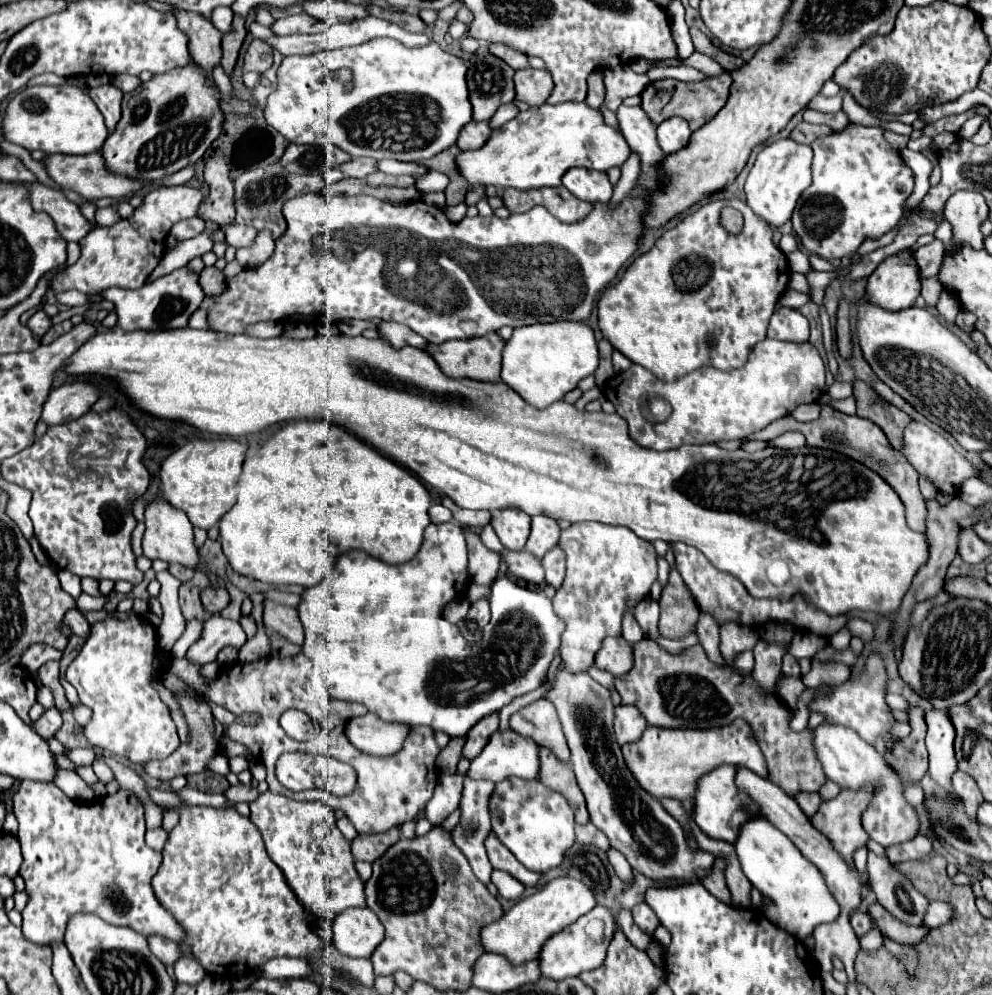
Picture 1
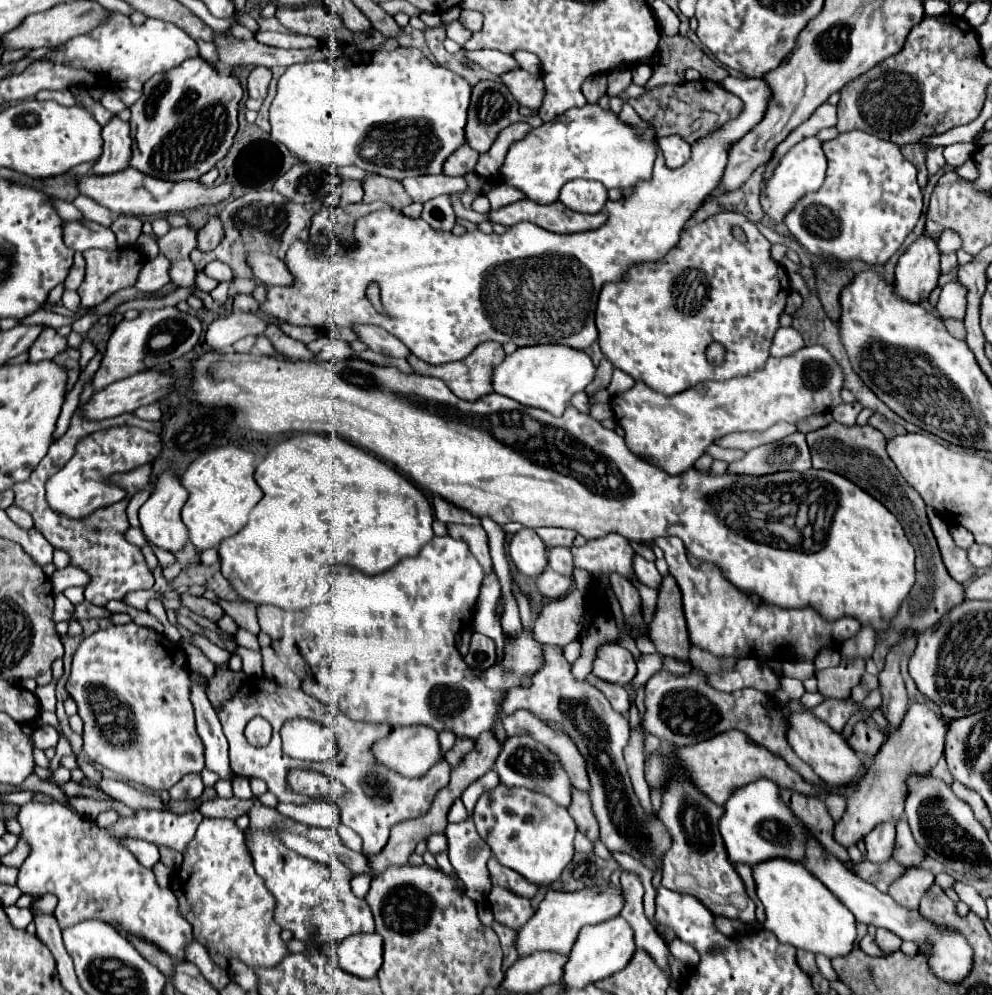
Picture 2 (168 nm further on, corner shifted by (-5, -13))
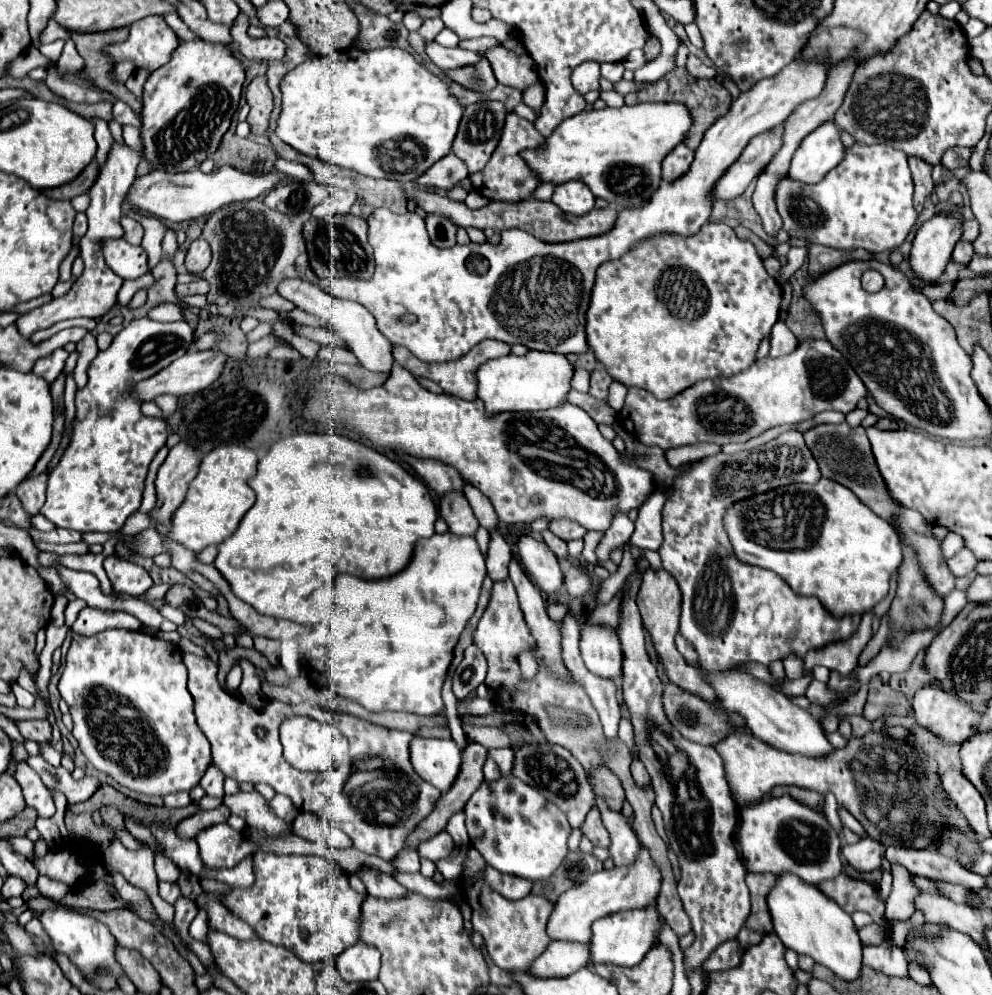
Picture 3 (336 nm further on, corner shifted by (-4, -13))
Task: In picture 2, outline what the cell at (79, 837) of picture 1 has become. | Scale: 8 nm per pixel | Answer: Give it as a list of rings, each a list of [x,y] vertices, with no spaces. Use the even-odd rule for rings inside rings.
[[[31,800],[19,808],[17,820],[21,824],[19,838],[31,848],[27,860],[19,868],[17,886],[23,894],[57,896],[59,902],[53,916],[61,930],[97,918],[117,932],[157,946],[179,962],[187,960],[185,948],[193,940],[193,934],[191,924],[177,912],[175,894],[157,884],[155,874],[139,864],[121,838],[141,838],[183,852],[203,820],[199,810],[175,814],[169,810],[141,808],[135,810],[133,816],[121,816],[109,828],[99,828],[93,820],[79,816],[63,804],[39,804]]]

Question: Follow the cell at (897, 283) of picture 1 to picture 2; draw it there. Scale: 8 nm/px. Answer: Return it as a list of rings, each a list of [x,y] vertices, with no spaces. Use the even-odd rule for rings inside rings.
[[[919,236],[895,266],[893,292],[911,304],[919,304],[923,296],[927,300],[937,286],[939,256],[937,242]]]

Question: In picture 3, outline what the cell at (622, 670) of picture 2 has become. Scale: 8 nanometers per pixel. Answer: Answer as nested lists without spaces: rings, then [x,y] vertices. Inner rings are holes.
[[[584,624],[580,630],[580,654],[592,674],[602,678],[622,676],[622,648],[614,630],[600,624]]]

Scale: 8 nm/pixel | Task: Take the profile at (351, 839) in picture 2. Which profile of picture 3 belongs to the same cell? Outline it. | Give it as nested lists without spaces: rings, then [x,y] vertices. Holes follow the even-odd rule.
[[[332,828],[330,834],[326,836],[326,846],[332,848],[332,850],[340,850],[340,848],[350,848],[352,842],[348,840],[348,836],[346,836],[342,830]]]

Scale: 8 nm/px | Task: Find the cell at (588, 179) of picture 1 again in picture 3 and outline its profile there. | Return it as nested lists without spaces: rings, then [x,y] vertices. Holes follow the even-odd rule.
[[[572,180],[568,184],[556,186],[554,194],[552,194],[552,202],[566,214],[586,214],[590,212],[590,208],[594,208],[594,194],[590,192],[590,188],[586,188],[586,184]]]

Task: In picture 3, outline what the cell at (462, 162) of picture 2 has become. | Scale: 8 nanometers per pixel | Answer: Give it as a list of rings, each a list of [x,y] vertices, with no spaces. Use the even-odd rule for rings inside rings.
[[[448,154],[442,160],[438,160],[430,170],[426,170],[422,176],[418,176],[414,182],[420,186],[450,190],[456,186],[456,182],[460,182],[466,176],[468,176],[466,166],[454,154]]]

